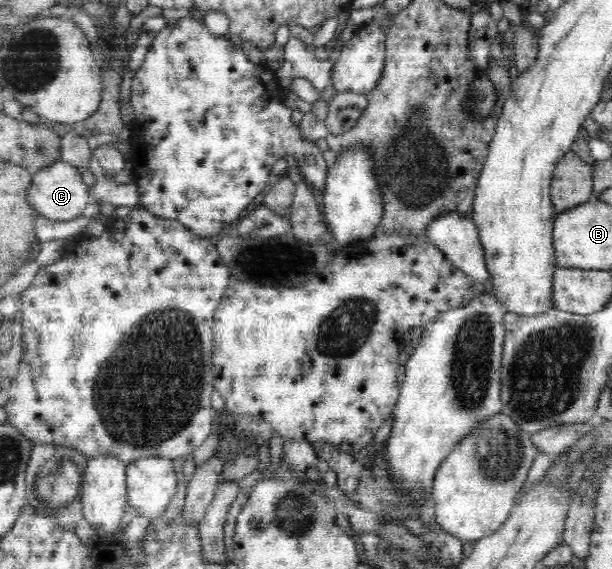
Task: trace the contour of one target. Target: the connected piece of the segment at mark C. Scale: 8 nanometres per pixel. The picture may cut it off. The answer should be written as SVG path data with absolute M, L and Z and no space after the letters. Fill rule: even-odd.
M61 160L52 165L39 169L32 178L31 187L27 192L27 201L31 203L33 211L49 220L73 220L83 214L87 204L92 202L89 198L90 187L83 182L78 167Z

